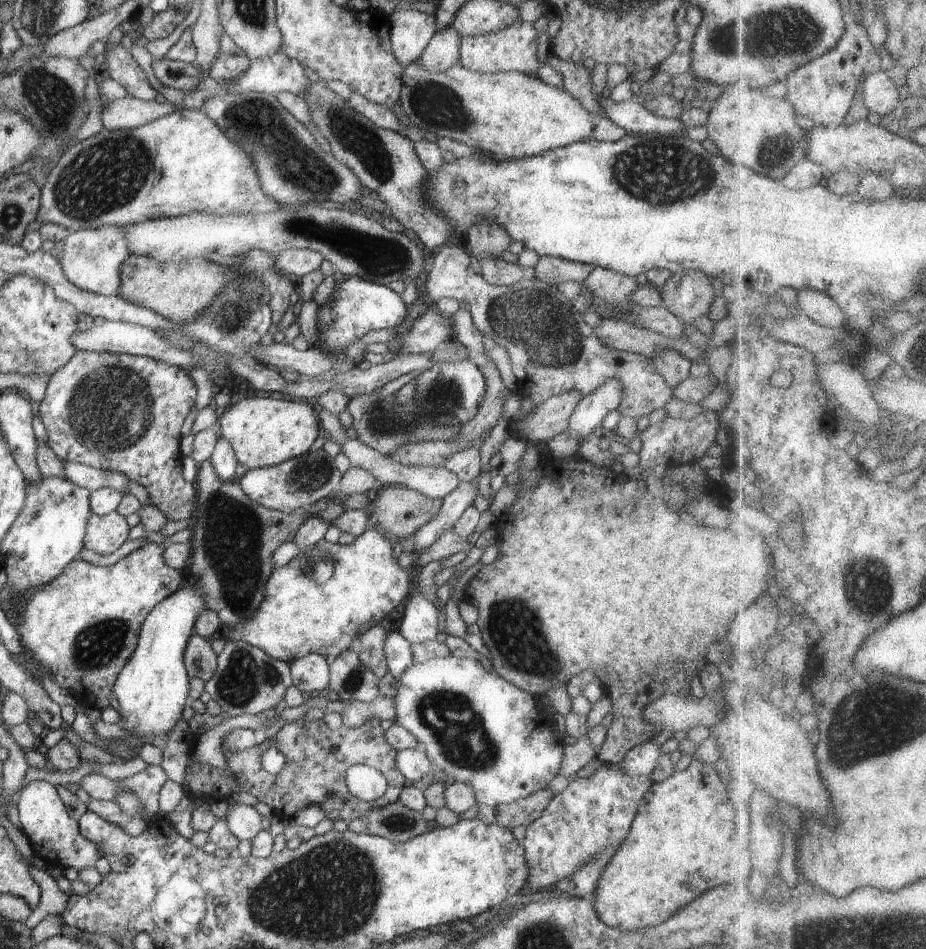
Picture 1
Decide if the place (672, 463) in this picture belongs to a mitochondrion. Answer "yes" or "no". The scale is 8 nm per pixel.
no

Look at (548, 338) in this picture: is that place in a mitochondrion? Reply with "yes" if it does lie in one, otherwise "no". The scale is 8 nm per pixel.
yes

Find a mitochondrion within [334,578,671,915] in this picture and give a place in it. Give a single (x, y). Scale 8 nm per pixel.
(464, 740)

